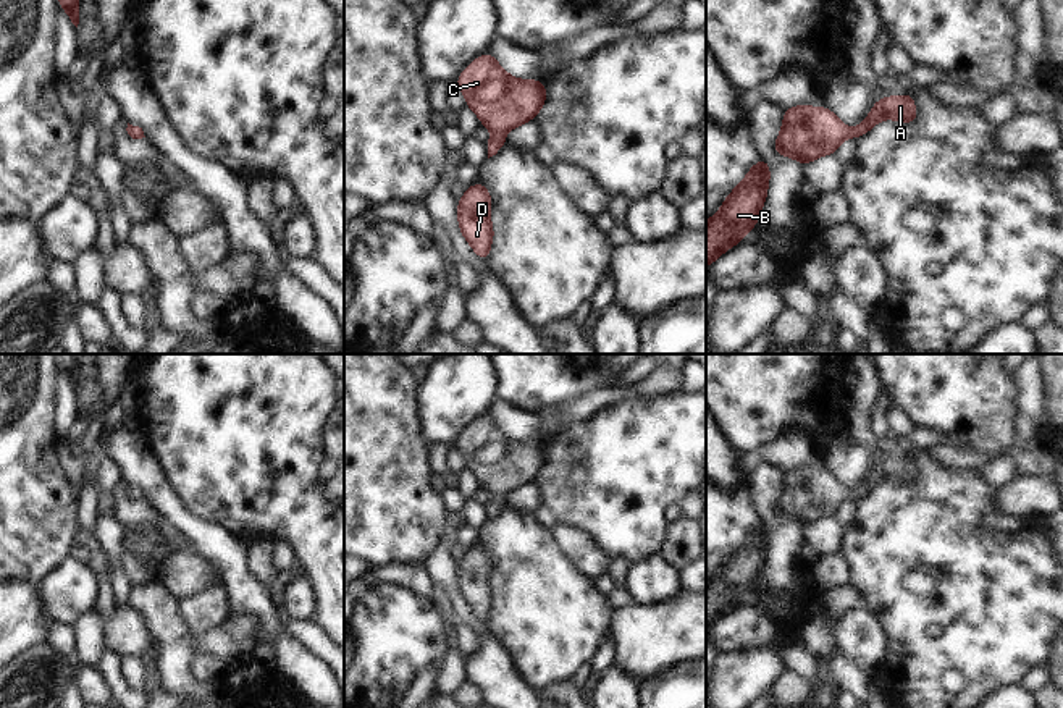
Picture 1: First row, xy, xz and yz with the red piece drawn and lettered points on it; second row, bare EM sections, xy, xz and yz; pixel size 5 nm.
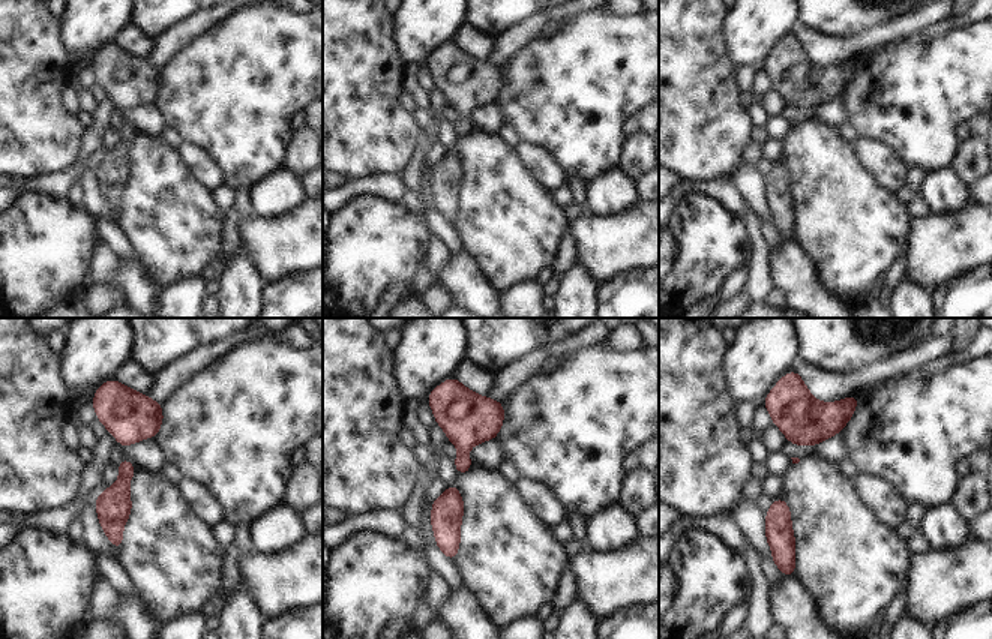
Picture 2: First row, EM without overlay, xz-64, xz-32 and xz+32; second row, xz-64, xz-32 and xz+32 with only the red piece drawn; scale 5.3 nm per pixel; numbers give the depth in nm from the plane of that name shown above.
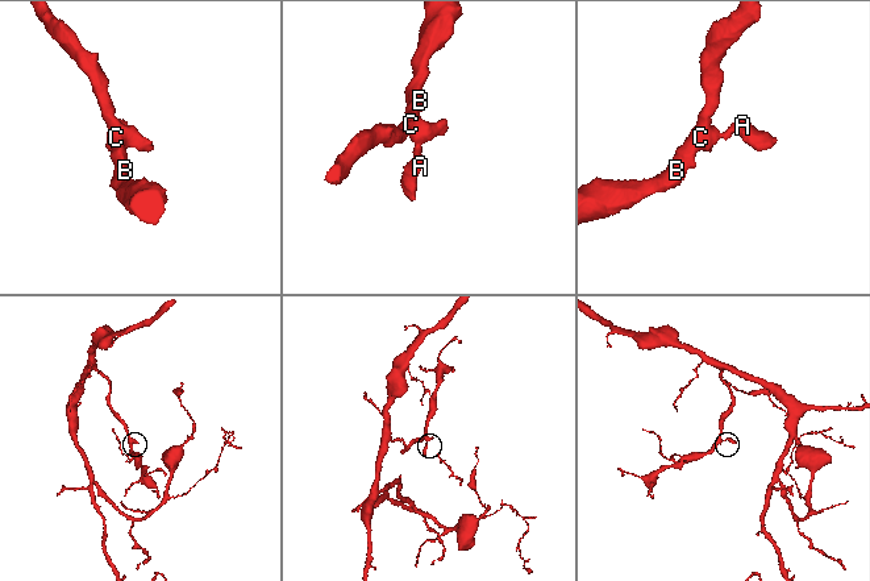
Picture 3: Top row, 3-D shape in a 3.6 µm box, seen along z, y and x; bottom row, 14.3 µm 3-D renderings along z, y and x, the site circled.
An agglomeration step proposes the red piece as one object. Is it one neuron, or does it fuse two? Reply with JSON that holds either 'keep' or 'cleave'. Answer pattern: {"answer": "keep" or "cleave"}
{"answer": "keep"}

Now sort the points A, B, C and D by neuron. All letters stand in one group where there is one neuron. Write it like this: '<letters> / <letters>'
A B C D

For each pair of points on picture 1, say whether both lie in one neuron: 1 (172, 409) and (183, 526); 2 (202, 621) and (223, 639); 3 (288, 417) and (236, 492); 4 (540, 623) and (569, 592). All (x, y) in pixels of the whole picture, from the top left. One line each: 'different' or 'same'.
1: different
2: different
3: same
4: same

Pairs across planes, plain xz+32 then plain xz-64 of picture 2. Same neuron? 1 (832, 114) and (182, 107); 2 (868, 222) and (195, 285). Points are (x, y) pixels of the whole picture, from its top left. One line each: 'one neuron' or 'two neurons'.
1: two neurons
2: two neurons

